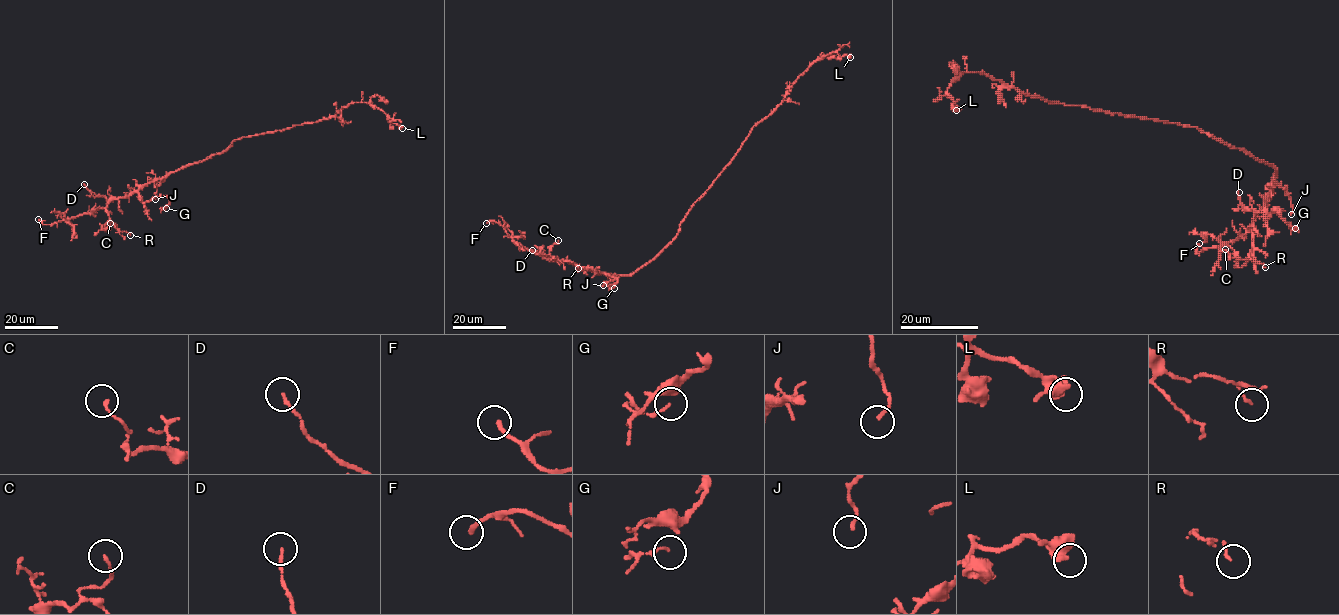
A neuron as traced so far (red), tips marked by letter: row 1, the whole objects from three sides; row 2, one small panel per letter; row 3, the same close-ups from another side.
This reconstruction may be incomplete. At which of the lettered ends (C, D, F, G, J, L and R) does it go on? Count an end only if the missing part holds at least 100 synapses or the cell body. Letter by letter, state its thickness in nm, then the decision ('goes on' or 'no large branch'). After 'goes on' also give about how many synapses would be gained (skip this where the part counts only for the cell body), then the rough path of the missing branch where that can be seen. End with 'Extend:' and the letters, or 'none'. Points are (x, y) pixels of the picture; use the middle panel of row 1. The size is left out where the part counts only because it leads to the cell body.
C: 120 nm | no large branch
D: 140 nm | no large branch
F: 240 nm | goes on | (486, 223), (487, 236), (505, 261)
G: 100 nm | no large branch
J: 130 nm | no large branch
L: 280 nm | no large branch
R: 120 nm | no large branch
Extend: F

